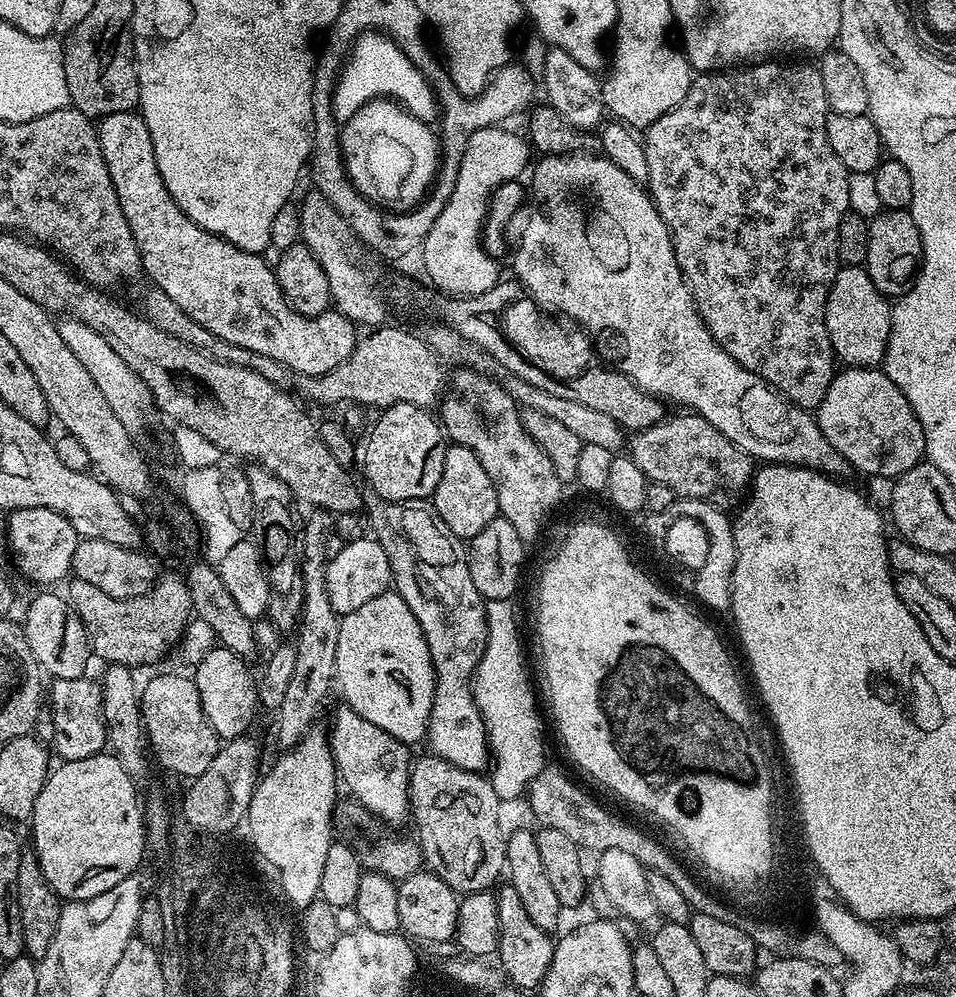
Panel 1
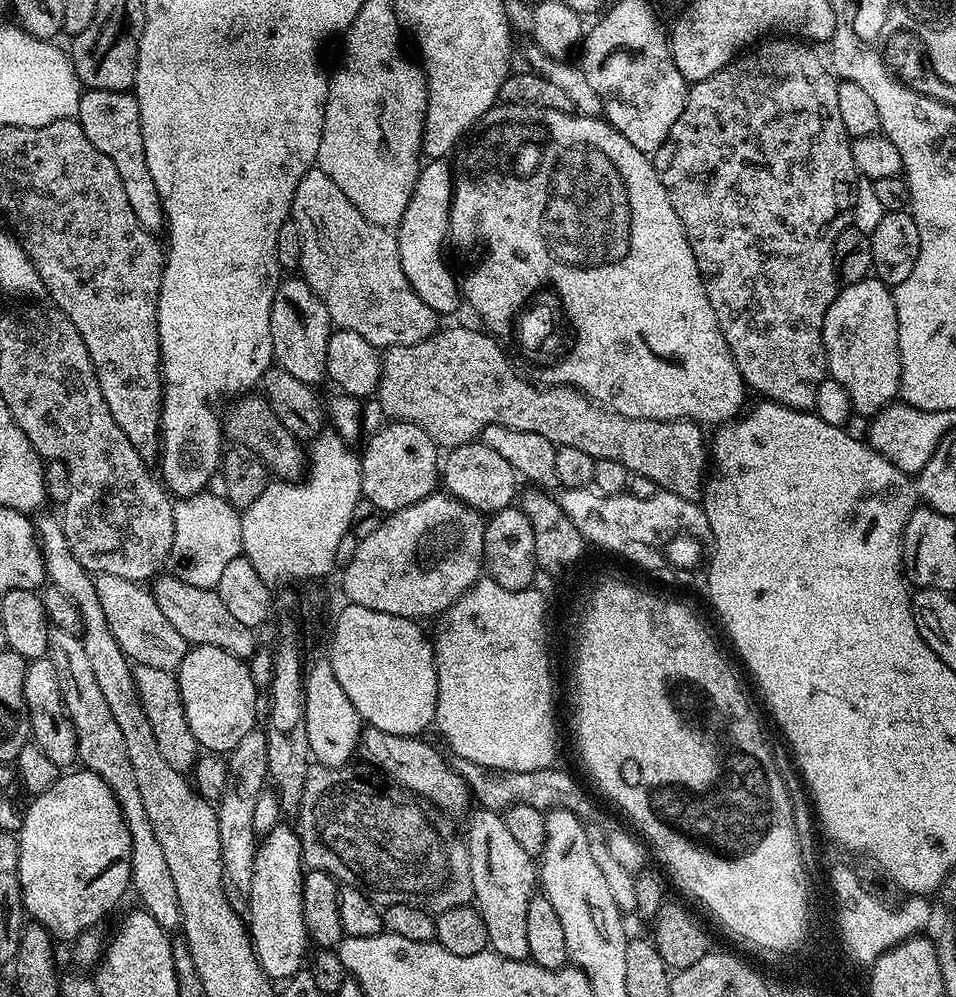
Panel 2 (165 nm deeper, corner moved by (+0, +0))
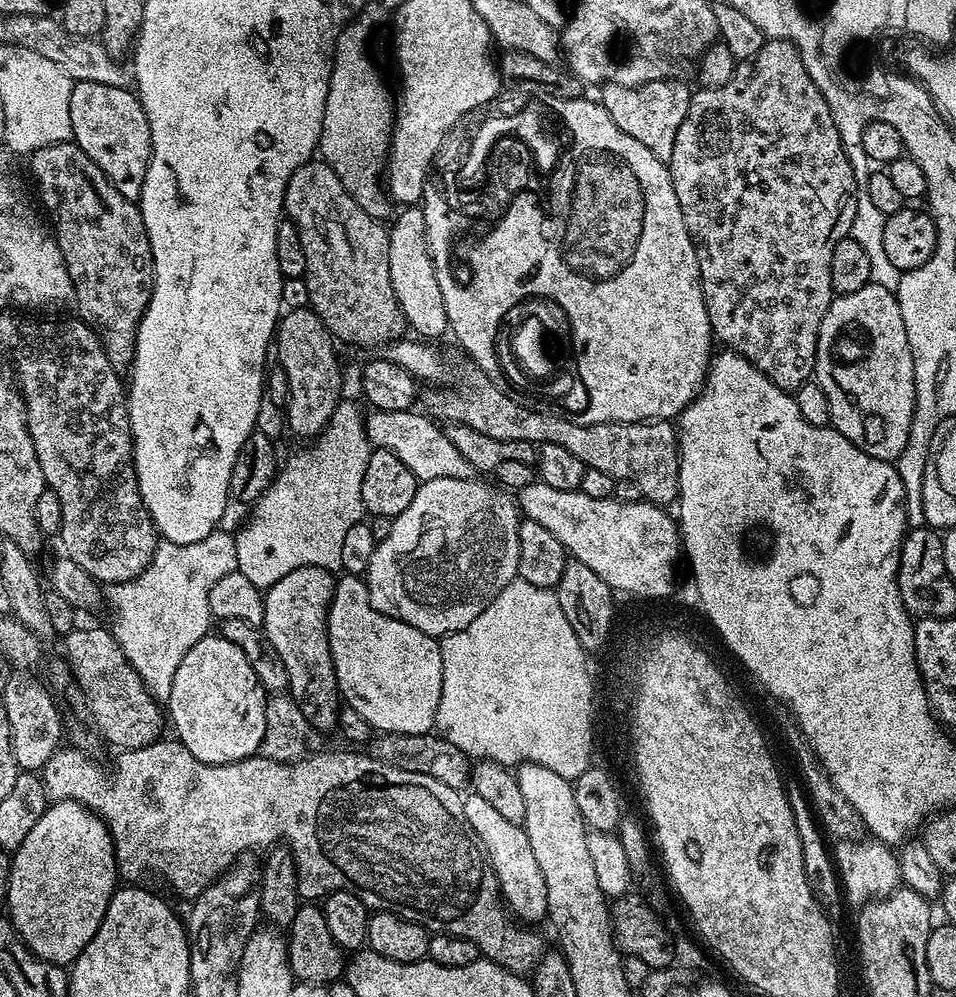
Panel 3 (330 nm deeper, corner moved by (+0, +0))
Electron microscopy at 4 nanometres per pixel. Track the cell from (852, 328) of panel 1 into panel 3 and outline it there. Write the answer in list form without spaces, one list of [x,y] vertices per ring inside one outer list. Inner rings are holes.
[[[869,282],[862,286],[862,290],[854,290],[845,296],[837,295],[832,301],[832,305],[826,310],[826,314],[820,323],[820,333],[818,334],[818,346],[816,347],[816,371],[814,373],[815,383],[820,383],[820,388],[824,391],[824,400],[828,403],[828,416],[831,427],[837,428],[854,446],[866,450],[879,460],[896,461],[906,450],[906,440],[910,438],[910,426],[912,425],[912,415],[916,412],[916,379],[914,378],[914,358],[906,338],[906,322],[902,322],[902,310],[896,301],[896,293],[887,288]]]

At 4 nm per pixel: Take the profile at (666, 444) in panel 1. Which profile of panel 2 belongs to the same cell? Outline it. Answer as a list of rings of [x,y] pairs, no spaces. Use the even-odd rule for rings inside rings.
[[[448,328],[445,332],[444,329],[438,330],[430,338],[417,344],[396,344],[387,349],[380,362],[380,385],[375,391],[385,417],[426,430],[433,442],[444,450],[473,443],[486,426],[500,424],[510,430],[530,430],[530,434],[542,434],[542,438],[550,438],[550,442],[557,448],[575,446],[595,460],[622,462],[629,473],[650,478],[657,489],[673,492],[690,500],[701,499],[706,483],[706,469],[710,464],[706,436],[704,440],[705,429],[701,425],[691,420],[626,418],[589,400],[575,388],[535,388],[512,369],[511,362],[496,345],[499,344],[497,337],[487,331],[479,331],[475,332],[472,328]]]

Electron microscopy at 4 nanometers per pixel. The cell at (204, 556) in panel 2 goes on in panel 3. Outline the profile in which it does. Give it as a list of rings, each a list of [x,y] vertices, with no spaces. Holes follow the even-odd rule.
[[[224,531],[211,532],[206,538],[188,544],[161,541],[156,545],[154,558],[138,578],[107,585],[106,608],[108,604],[112,611],[112,636],[157,701],[167,701],[178,666],[211,629],[211,587],[238,569],[235,537]]]

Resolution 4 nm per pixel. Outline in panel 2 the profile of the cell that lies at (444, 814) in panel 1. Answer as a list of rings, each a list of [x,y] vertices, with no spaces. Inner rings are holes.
[[[368,726],[360,733],[359,747],[373,760],[371,763],[385,777],[391,778],[397,785],[407,788],[408,791],[415,792],[417,796],[425,796],[441,812],[453,814],[452,812],[469,811],[470,793],[466,782],[458,775],[451,763],[448,765],[444,761],[443,754],[434,745],[427,744],[424,738],[386,734],[386,730]]]

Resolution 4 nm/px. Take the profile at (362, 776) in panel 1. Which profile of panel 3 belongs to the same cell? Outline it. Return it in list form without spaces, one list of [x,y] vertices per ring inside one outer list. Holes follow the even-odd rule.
[[[310,565],[292,570],[264,592],[264,637],[286,666],[287,691],[316,730],[335,729],[338,724],[336,671],[328,645],[328,604],[336,582],[331,571]]]

